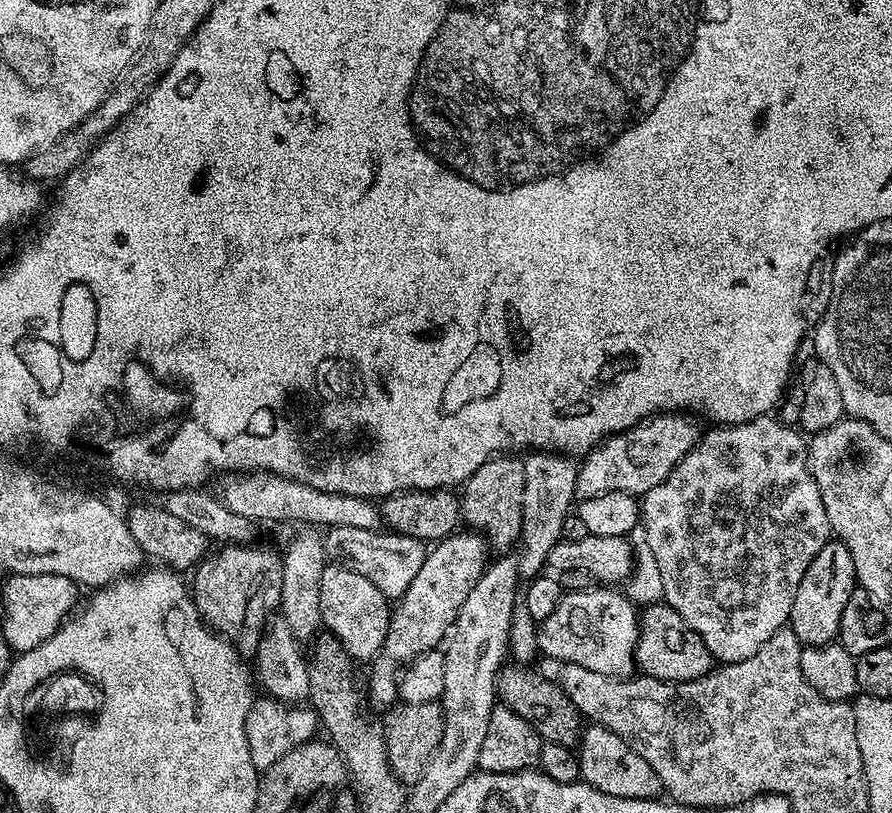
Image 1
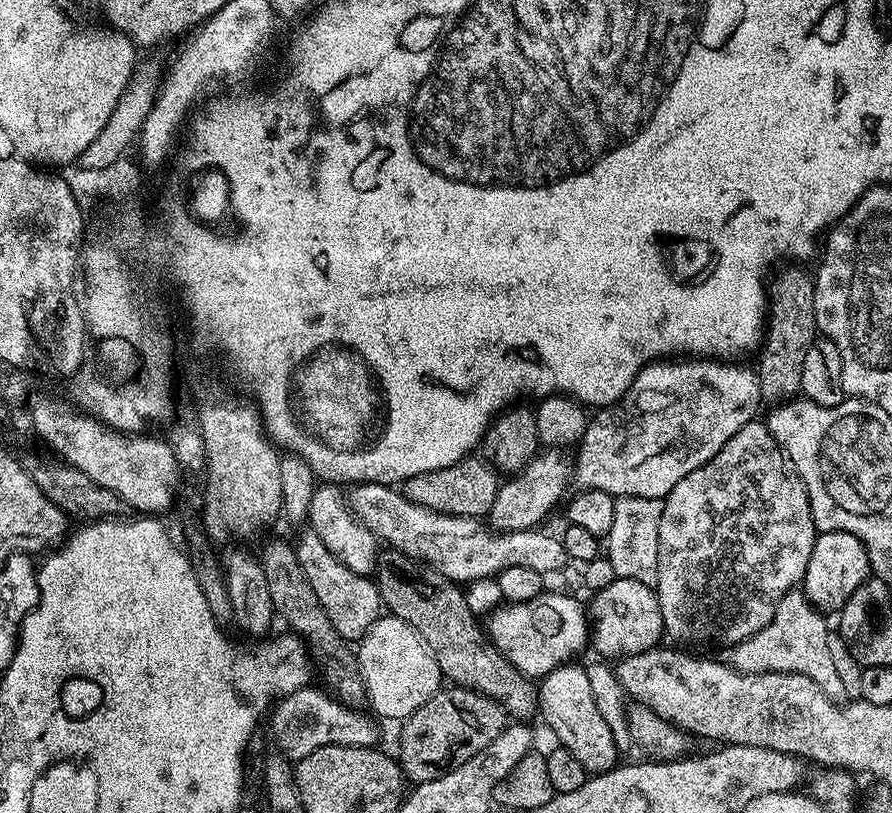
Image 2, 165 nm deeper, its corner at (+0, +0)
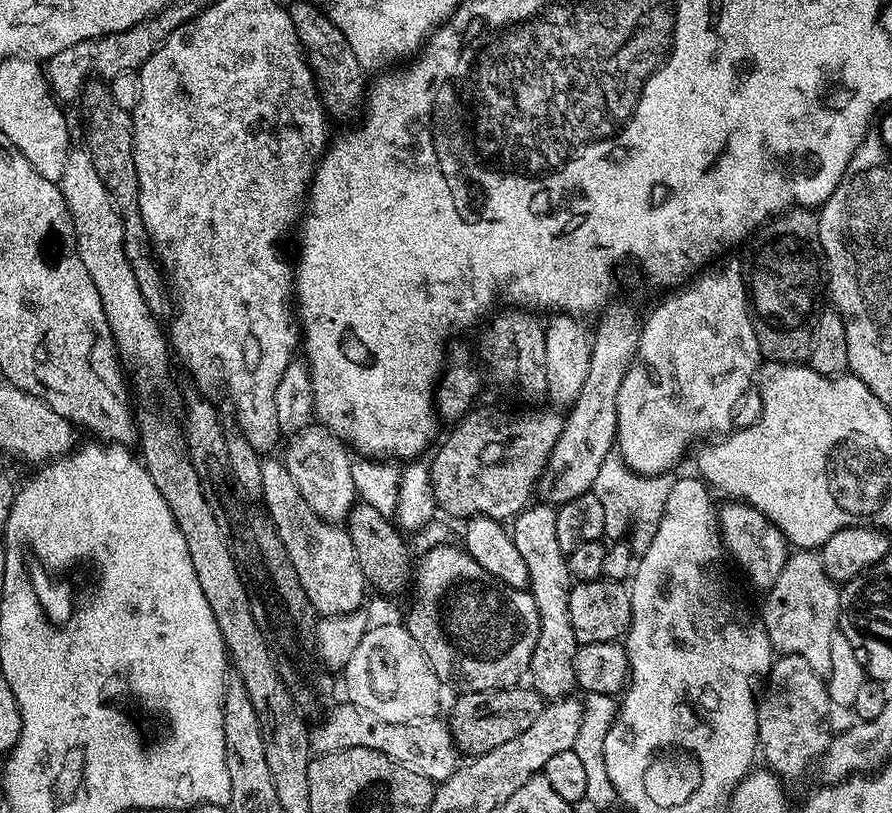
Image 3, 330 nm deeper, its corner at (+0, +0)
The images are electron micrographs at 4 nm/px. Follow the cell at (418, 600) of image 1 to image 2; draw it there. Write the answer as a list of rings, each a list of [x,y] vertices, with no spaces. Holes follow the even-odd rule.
[[[552,446],[541,451],[528,465],[500,485],[496,501],[490,513],[490,524],[493,529],[502,532],[517,532],[527,528],[536,528],[551,512],[564,494],[564,487],[574,480],[574,460],[564,453],[560,446]]]

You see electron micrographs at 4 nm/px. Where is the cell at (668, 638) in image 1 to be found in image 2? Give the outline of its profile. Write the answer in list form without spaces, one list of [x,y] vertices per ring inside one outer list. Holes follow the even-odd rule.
[[[630,578],[614,579],[591,599],[590,644],[593,649],[596,647],[597,657],[616,662],[625,656],[633,656],[657,647],[663,641],[660,639],[665,639],[666,629],[660,598],[653,586],[631,581]]]

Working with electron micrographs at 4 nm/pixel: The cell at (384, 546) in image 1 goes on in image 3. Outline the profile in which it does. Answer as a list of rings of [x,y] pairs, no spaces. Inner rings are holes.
[[[316,422],[295,433],[289,440],[292,441],[288,445],[283,445],[282,459],[286,470],[290,470],[290,478],[294,478],[298,490],[302,490],[302,498],[306,498],[310,510],[330,524],[347,521],[358,497],[352,473],[354,460],[348,457],[349,449],[345,441],[339,440],[333,432]]]

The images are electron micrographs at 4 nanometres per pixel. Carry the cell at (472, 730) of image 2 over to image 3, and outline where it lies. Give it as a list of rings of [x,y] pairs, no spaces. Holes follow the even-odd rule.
[[[513,686],[511,688],[495,688],[489,692],[464,692],[456,700],[452,708],[452,717],[447,717],[448,729],[452,732],[452,740],[463,752],[479,754],[489,752],[502,742],[510,742],[538,718],[546,701],[535,688],[531,686]]]

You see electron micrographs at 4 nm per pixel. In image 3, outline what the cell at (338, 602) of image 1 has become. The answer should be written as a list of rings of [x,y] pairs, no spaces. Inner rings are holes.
[[[264,458],[260,462],[262,504],[286,550],[292,571],[296,573],[302,590],[306,590],[306,598],[310,598],[312,609],[321,617],[345,616],[361,611],[365,607],[366,581],[347,527],[330,524],[310,510],[306,498],[302,498],[302,490],[298,490],[294,478],[290,478],[290,470],[286,470],[283,459],[268,459],[272,458]]]

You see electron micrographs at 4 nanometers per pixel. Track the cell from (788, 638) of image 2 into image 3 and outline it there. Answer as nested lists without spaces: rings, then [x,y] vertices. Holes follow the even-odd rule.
[[[793,551],[765,596],[762,623],[773,649],[786,656],[806,658],[810,670],[828,677],[830,638],[834,638],[840,622],[840,588],[826,574],[819,551]]]

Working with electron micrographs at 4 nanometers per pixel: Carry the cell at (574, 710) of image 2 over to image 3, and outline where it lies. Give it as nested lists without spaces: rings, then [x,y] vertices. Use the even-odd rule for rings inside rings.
[[[548,502],[539,503],[533,503],[519,512],[511,521],[510,531],[514,546],[518,546],[526,562],[526,570],[530,570],[527,591],[532,593],[534,606],[538,606],[540,615],[538,642],[534,646],[530,665],[530,684],[545,701],[551,702],[573,695],[576,688],[574,658],[578,645],[574,626],[570,626],[570,590],[574,581],[568,569],[567,555],[562,546],[558,546],[556,508]]]

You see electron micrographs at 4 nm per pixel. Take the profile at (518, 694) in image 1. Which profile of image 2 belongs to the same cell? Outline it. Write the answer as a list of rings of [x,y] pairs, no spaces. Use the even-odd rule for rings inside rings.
[[[389,547],[376,559],[374,573],[380,603],[391,615],[410,622],[422,634],[426,646],[434,654],[441,673],[453,685],[471,688],[472,691],[496,700],[513,721],[528,722],[538,712],[537,685],[523,676],[508,659],[492,645],[485,629],[476,625],[476,616],[464,597],[465,589],[455,580],[447,580],[438,570],[427,567],[405,552]]]

